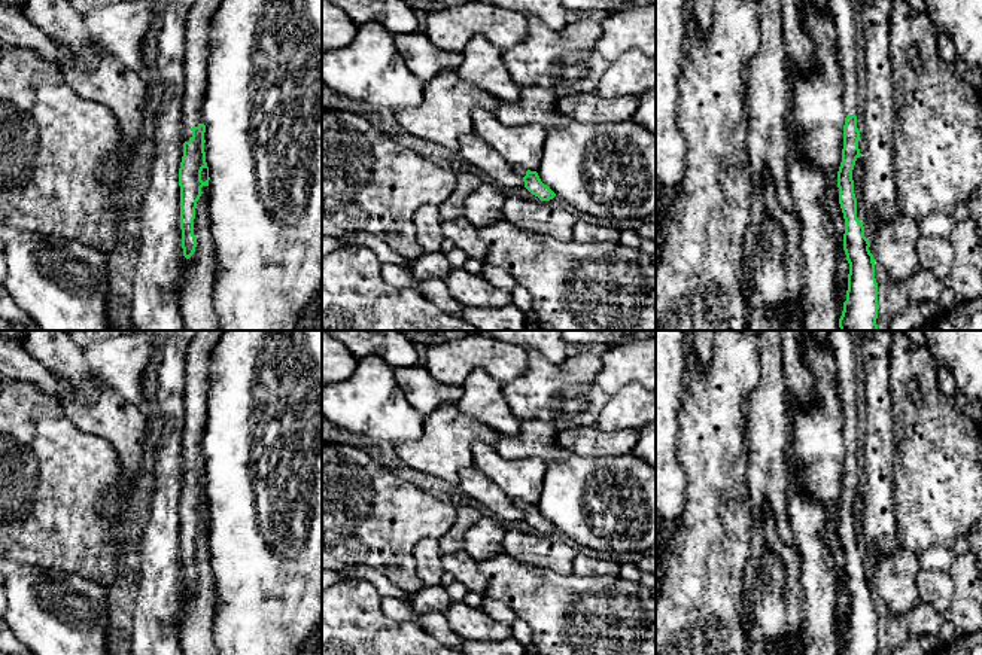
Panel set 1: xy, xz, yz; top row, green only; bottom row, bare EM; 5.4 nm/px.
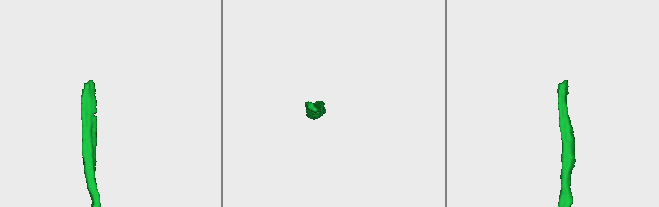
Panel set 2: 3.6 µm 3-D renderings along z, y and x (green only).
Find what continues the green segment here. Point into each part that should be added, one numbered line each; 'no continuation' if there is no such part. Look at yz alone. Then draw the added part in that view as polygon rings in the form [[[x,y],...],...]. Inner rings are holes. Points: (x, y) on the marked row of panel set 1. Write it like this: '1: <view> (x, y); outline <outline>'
1: yz (842, 12); outline [[[829,0],[834,18],[837,58],[842,68],[842,100],[846,116],[857,115],[855,21],[849,0]]]

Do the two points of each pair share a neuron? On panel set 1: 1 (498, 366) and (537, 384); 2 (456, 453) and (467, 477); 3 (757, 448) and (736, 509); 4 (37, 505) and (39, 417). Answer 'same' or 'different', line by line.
1: different
2: different
3: different
4: same

